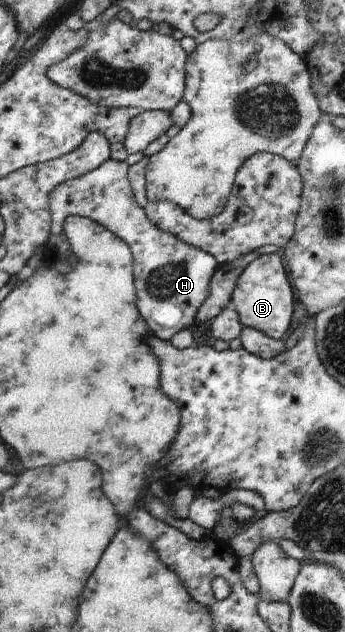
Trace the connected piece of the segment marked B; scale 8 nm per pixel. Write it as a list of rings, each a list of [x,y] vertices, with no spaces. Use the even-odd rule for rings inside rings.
[[[278,253],[263,254],[244,269],[231,294],[231,308],[236,311],[243,329],[260,331],[274,340],[282,340],[282,337],[288,333],[294,313],[295,297],[287,272]]]

